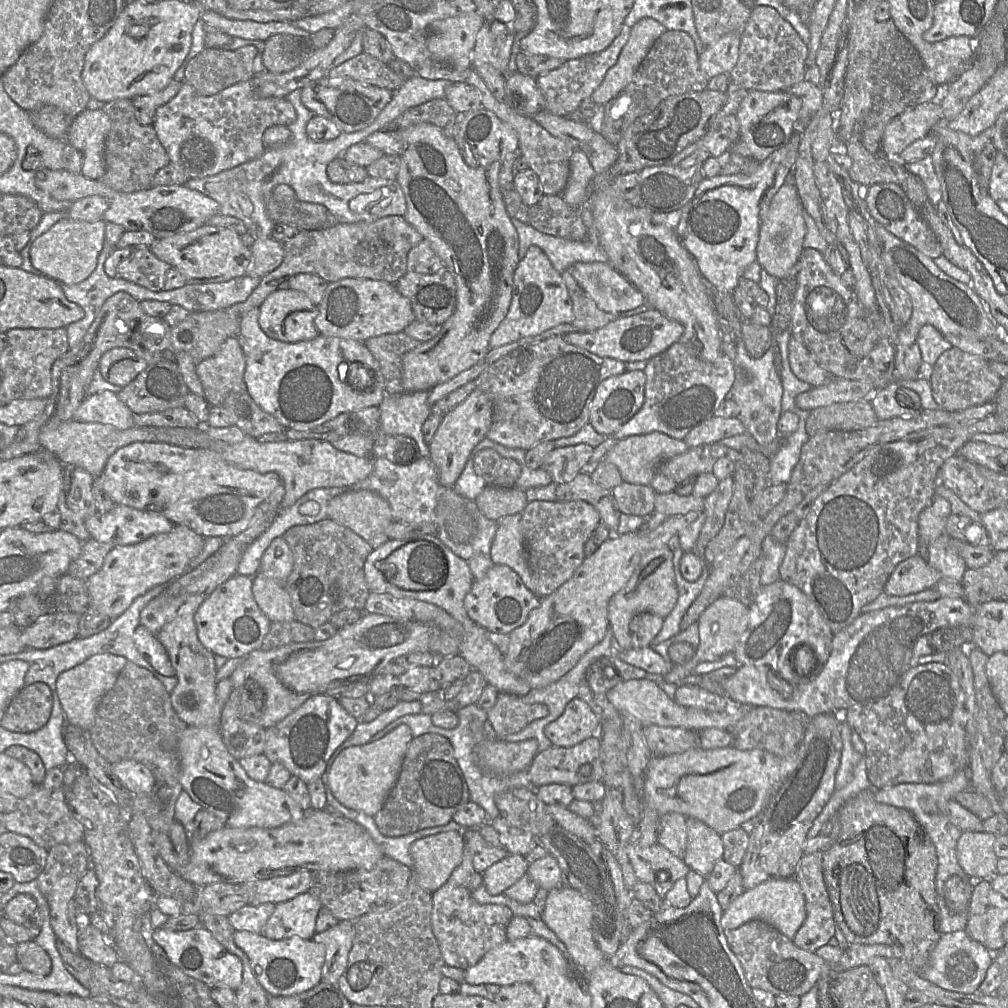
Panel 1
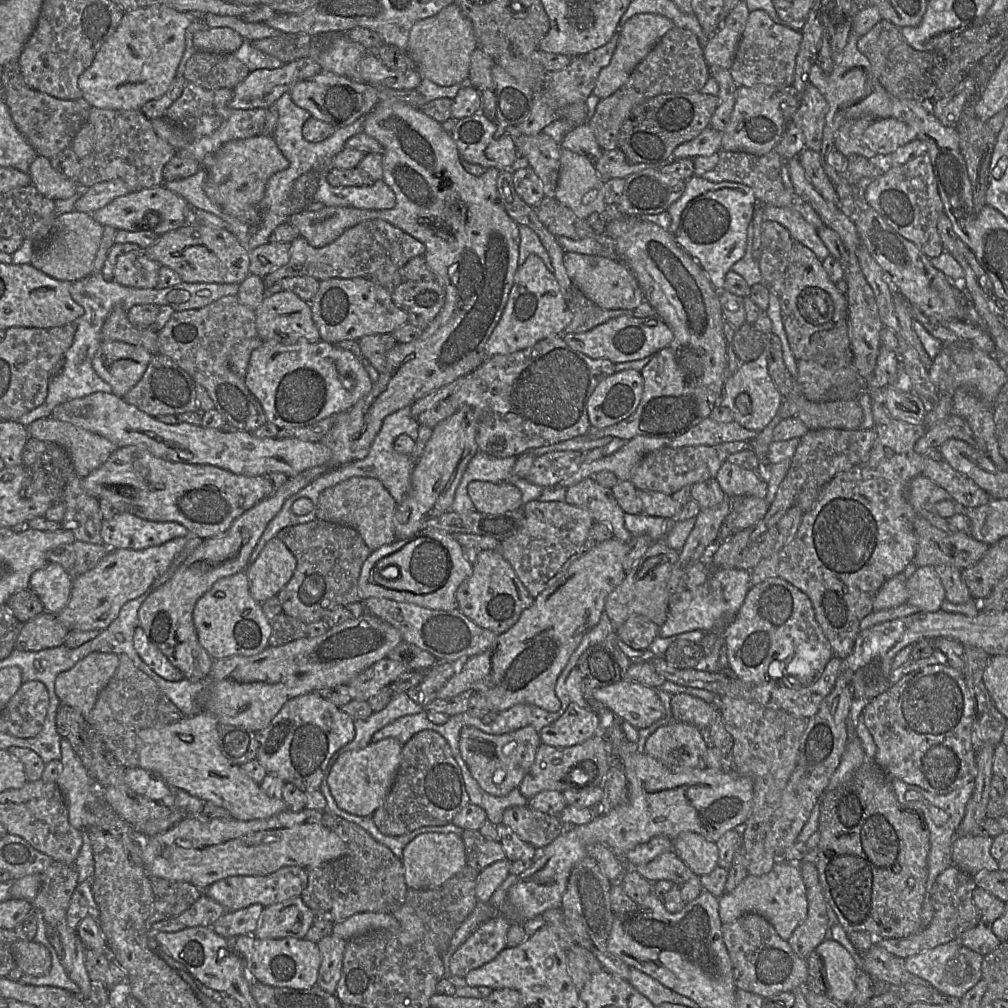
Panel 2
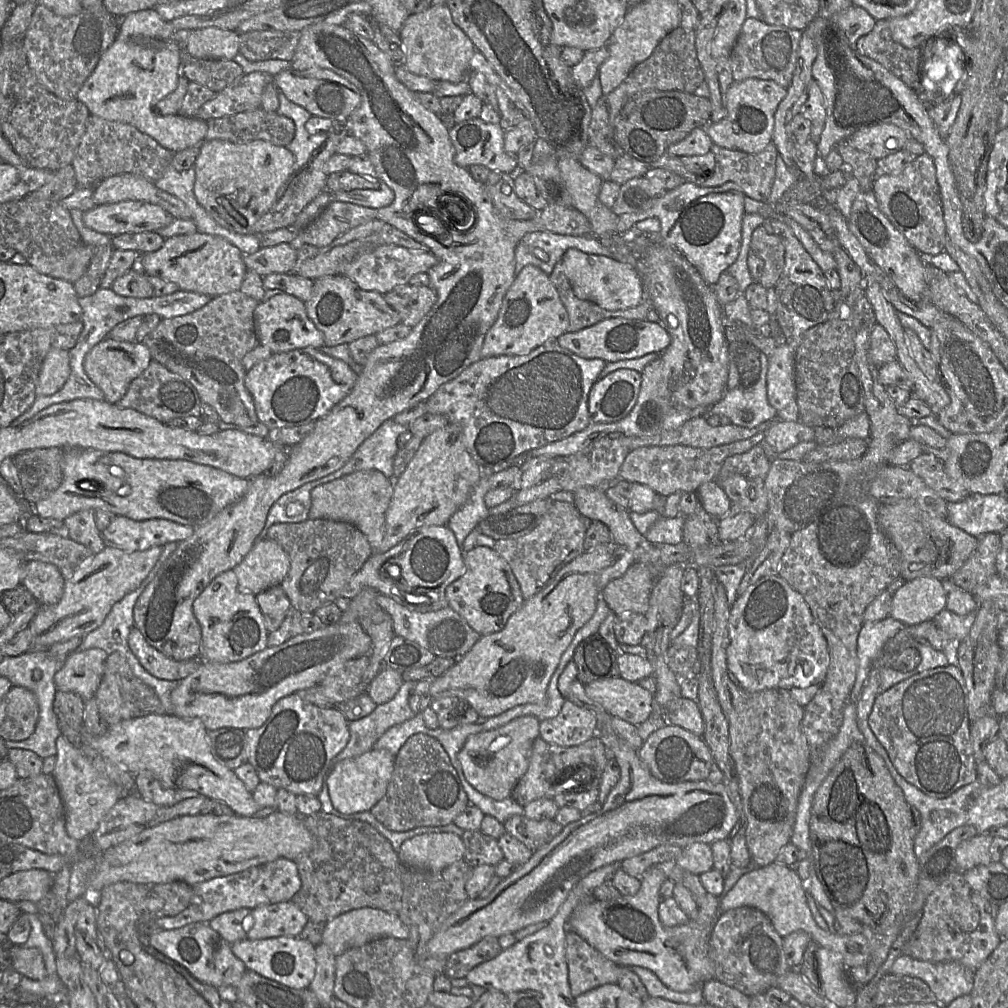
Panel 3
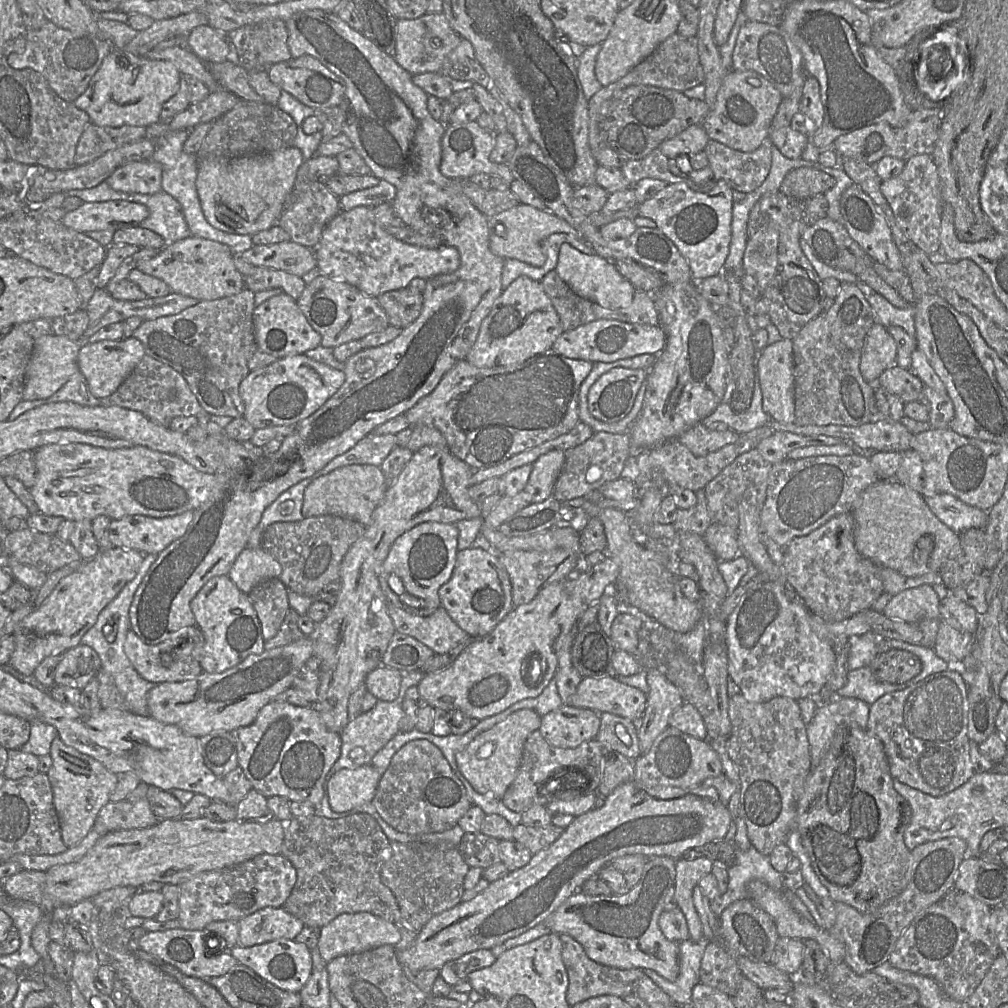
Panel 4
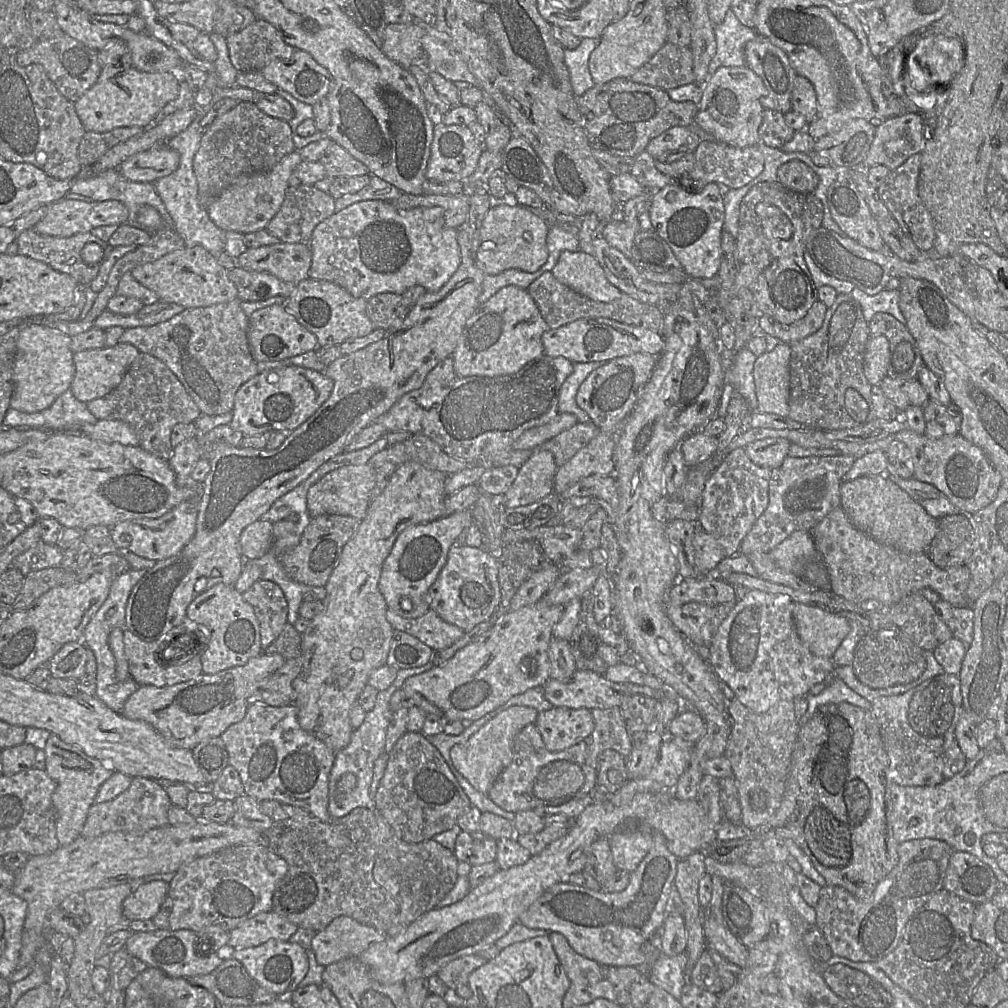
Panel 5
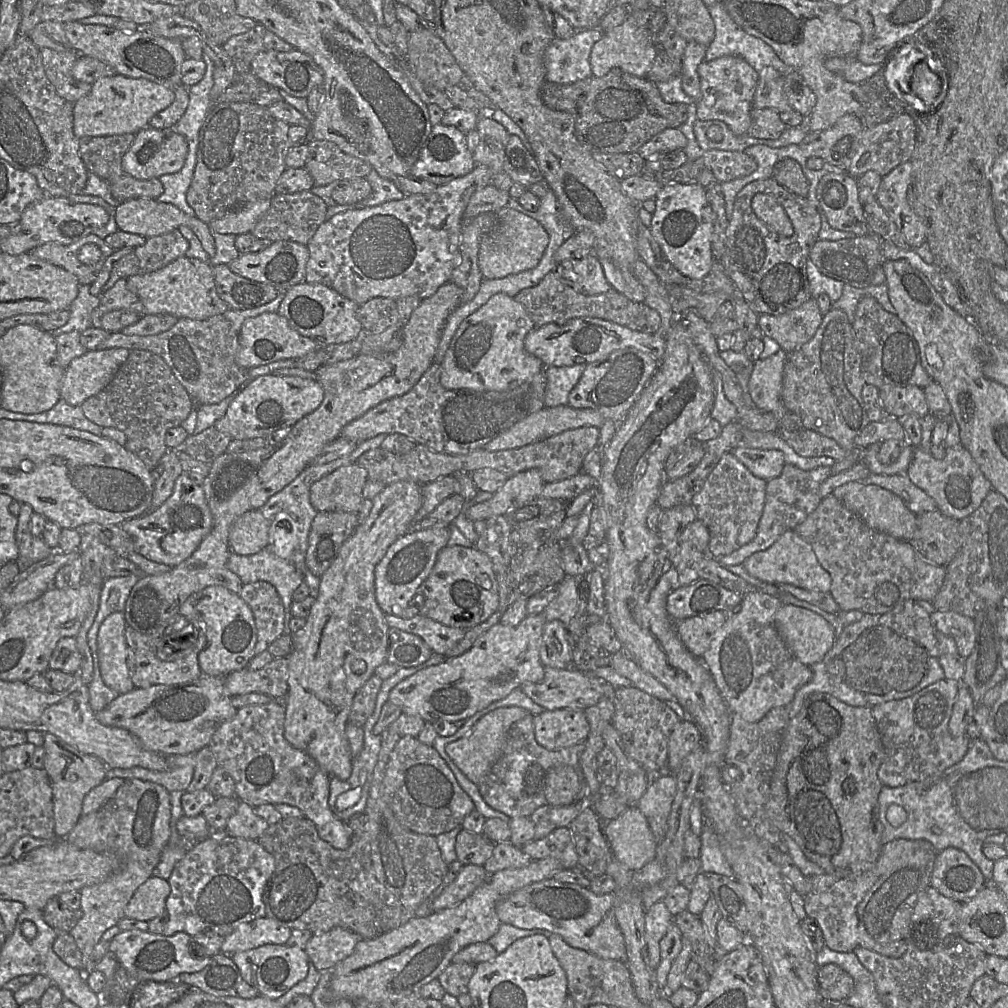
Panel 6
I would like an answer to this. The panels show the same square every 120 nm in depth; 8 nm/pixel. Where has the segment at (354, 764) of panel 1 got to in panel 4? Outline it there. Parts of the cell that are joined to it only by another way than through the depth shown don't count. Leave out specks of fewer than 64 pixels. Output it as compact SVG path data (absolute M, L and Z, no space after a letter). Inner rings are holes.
M370 763L355 769L341 769L328 781L328 798L334 812L345 812L371 802L382 774Z

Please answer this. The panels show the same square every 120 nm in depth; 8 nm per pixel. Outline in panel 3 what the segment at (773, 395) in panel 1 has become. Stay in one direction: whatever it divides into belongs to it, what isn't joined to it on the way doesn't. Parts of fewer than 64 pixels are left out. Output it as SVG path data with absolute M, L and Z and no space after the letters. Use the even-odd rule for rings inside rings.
M760 353L760 375L757 382L748 388L738 386L727 390L723 398L711 406L703 415L726 416L731 423L745 428L754 428L759 424L777 416L776 410L770 405L767 398L768 356ZM749 411L753 414L750 421L742 419L742 413Z

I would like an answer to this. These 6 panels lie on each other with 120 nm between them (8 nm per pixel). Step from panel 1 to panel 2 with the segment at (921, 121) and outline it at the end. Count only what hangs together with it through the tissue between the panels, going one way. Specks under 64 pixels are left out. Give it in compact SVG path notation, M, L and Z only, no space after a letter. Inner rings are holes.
M896 118L874 120L864 132L864 143L878 155L891 155L915 139L915 128Z

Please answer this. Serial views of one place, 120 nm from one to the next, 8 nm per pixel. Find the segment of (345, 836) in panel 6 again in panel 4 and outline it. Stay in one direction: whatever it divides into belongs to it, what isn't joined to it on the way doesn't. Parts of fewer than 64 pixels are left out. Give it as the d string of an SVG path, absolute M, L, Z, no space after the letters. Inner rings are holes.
M270 701L264 707L262 707L255 719L255 721L248 726L237 728L232 731L232 735L234 737L237 755L238 755L238 765L244 771L245 776L251 782L252 788L256 791L260 792L266 798L272 796L281 796L287 798L290 802L298 801L298 802L310 802L315 807L317 807L317 812L319 809L319 805L323 798L324 790L323 784L325 777L334 763L338 760L341 754L341 735L340 733L330 731L326 725L324 724L321 714L314 708L311 707L300 707L296 705L292 705L287 702L281 701Z

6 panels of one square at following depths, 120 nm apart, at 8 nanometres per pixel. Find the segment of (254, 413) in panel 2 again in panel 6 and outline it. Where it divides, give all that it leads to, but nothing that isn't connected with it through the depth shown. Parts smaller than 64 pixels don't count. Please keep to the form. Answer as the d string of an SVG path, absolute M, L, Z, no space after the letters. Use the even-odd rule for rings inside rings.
M223 314L205 320L180 318L171 329L152 336L112 332L102 343L102 349L117 347L148 350L162 357L194 400L195 407L217 404L236 394L249 381L249 369L236 363L239 333Z

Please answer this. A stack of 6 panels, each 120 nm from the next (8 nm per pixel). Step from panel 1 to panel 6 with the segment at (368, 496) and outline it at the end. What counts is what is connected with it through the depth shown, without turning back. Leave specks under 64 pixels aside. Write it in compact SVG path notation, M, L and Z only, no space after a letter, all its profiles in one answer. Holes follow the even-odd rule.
M356 463L342 466L311 485L310 502L318 512L357 514L361 509L362 491L368 480L368 472L364 467Z

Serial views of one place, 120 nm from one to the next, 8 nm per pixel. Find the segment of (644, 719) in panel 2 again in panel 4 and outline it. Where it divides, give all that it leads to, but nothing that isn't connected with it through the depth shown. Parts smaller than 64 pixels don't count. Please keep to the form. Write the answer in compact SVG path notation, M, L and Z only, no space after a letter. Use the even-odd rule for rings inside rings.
M584 677L569 704L597 713L612 713L638 722L646 708L647 696L638 688L626 685L617 678Z

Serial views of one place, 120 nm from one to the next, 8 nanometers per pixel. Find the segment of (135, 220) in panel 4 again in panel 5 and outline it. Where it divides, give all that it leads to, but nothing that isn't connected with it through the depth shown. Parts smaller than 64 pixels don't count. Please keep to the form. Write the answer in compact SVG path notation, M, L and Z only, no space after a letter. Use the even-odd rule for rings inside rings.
M64 198L48 205L47 214L34 229L44 236L67 238L101 226L122 225L128 218L127 207L116 200L85 202Z

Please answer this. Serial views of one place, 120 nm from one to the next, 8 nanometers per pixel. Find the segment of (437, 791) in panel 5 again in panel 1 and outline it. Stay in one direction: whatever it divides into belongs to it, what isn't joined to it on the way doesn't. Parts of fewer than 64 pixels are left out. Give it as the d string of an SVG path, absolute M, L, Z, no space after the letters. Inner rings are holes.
M426 733L413 737L409 743L399 778L374 820L384 836L398 837L446 825L469 801L469 789L450 741L439 734Z

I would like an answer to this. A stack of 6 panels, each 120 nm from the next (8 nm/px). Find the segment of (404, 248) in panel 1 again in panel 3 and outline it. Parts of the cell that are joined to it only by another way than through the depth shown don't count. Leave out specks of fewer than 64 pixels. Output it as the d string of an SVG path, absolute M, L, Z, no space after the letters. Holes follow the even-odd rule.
M373 219L351 228L324 247L316 247L304 242L298 242L297 261L293 273L313 280L322 276L342 275L345 265L351 262L358 254L386 244L402 246L415 252L430 251L426 245L417 242L394 226L382 220Z

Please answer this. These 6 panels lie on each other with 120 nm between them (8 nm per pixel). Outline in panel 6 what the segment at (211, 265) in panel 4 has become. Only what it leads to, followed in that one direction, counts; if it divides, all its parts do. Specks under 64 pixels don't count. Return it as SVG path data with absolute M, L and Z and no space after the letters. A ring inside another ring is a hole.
M186 255L158 271L128 278L127 288L142 301L143 315L171 314L178 319L205 320L229 309L228 304L217 293L214 267L210 262Z

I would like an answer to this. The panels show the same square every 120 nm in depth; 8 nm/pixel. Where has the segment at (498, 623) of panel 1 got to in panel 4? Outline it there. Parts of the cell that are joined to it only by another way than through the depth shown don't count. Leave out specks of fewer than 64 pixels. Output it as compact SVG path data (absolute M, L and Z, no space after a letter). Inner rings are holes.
M482 548L458 550L450 579L438 590L441 606L469 636L488 635L514 608L509 575L498 554Z

